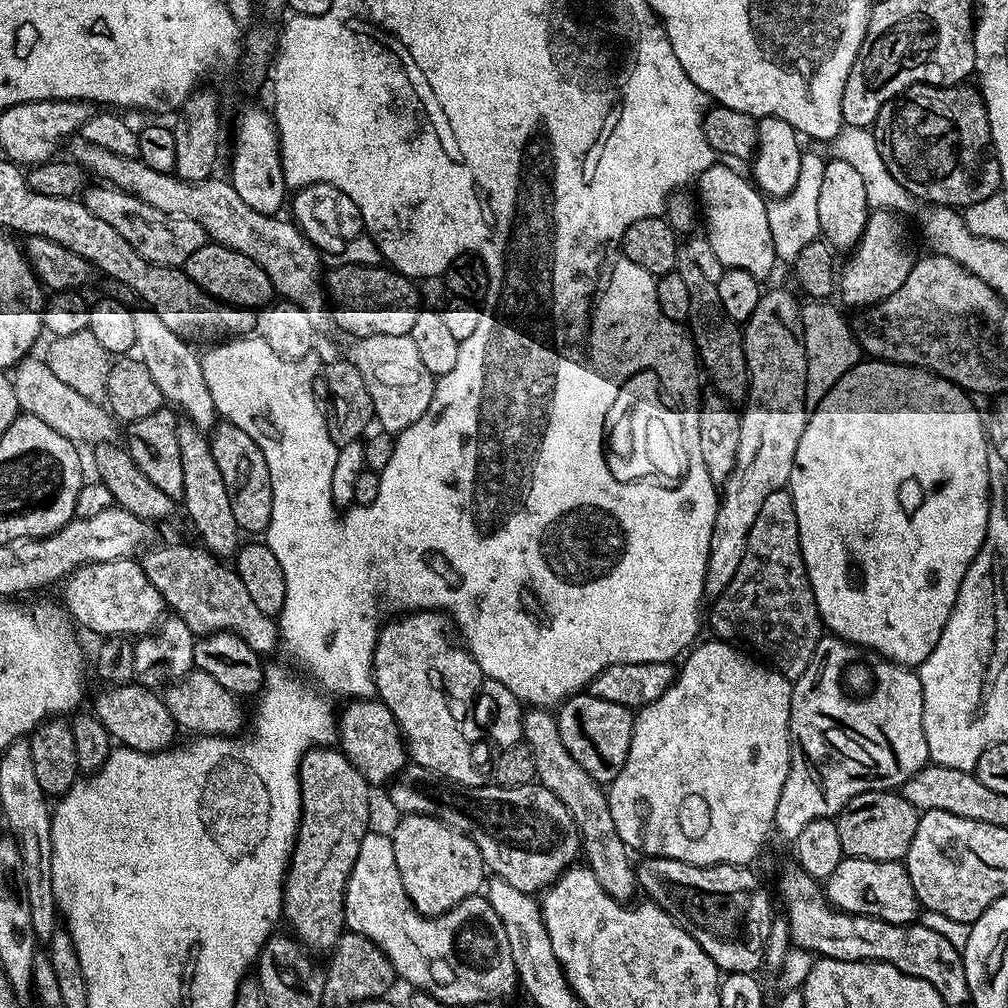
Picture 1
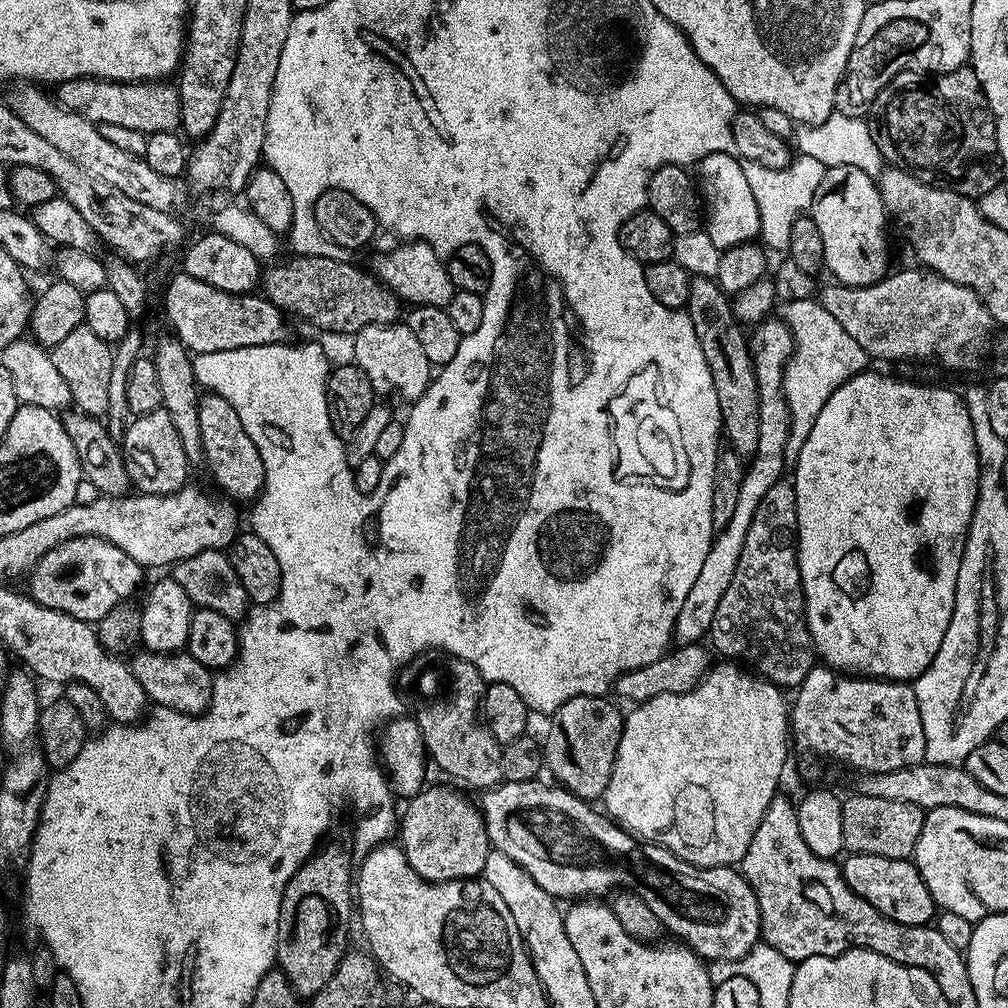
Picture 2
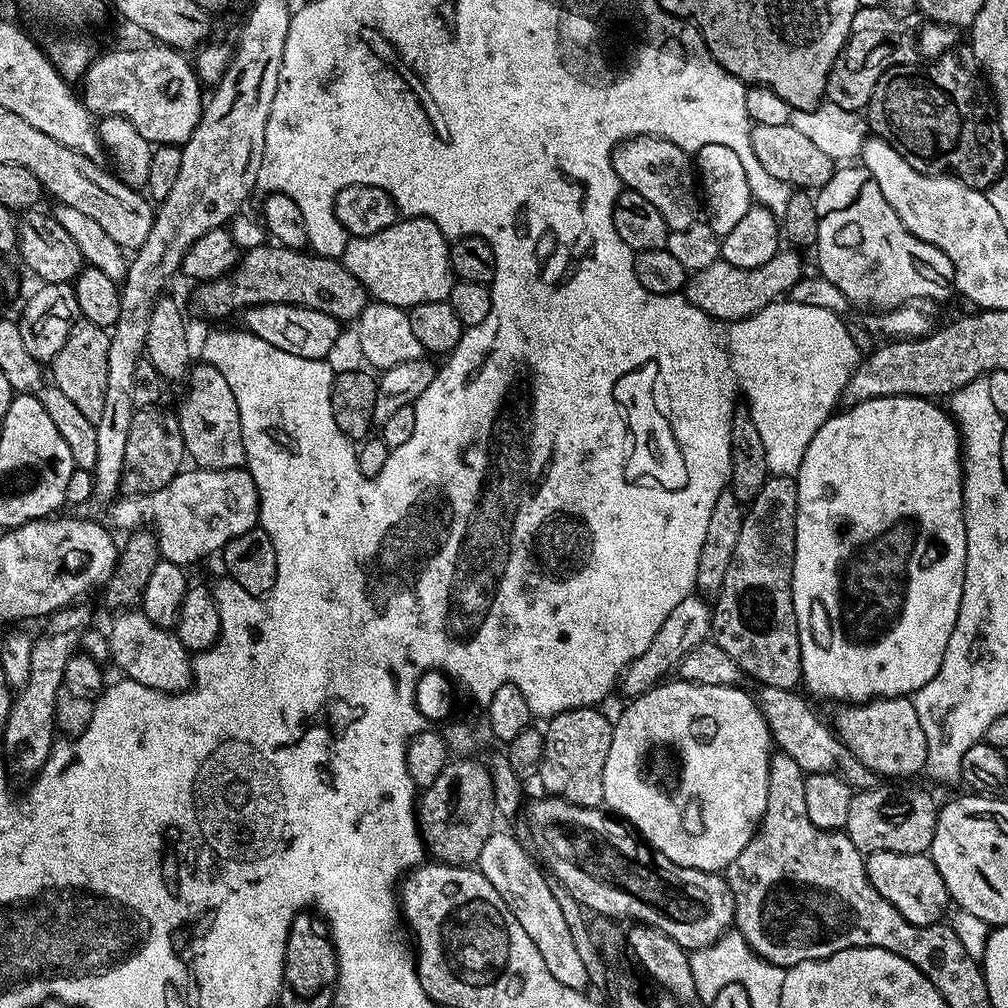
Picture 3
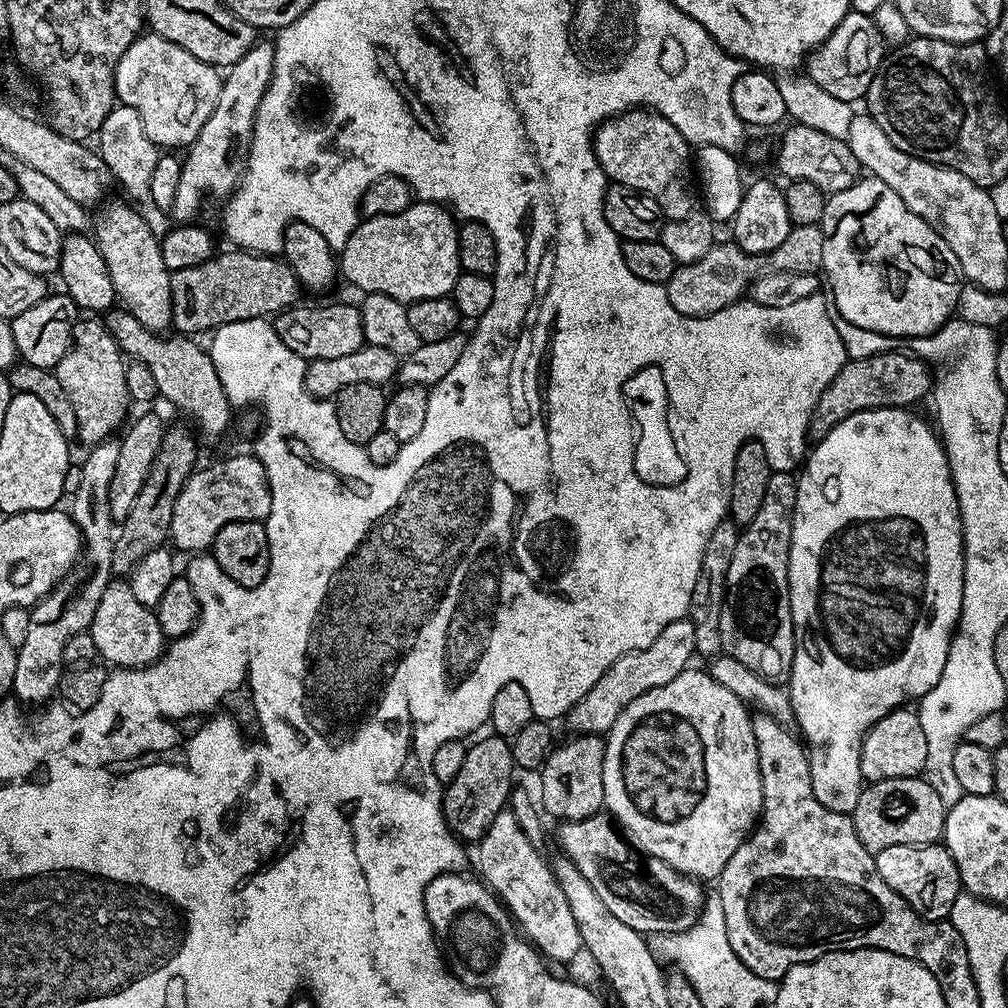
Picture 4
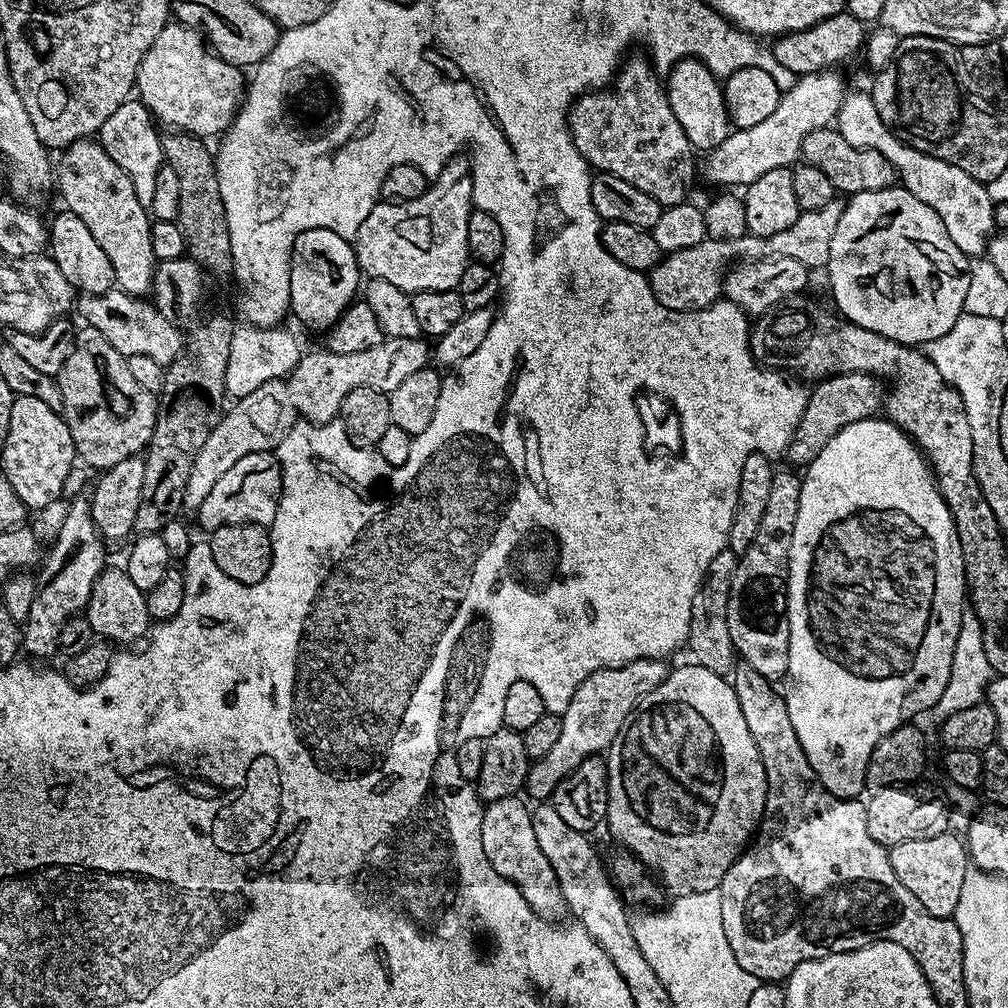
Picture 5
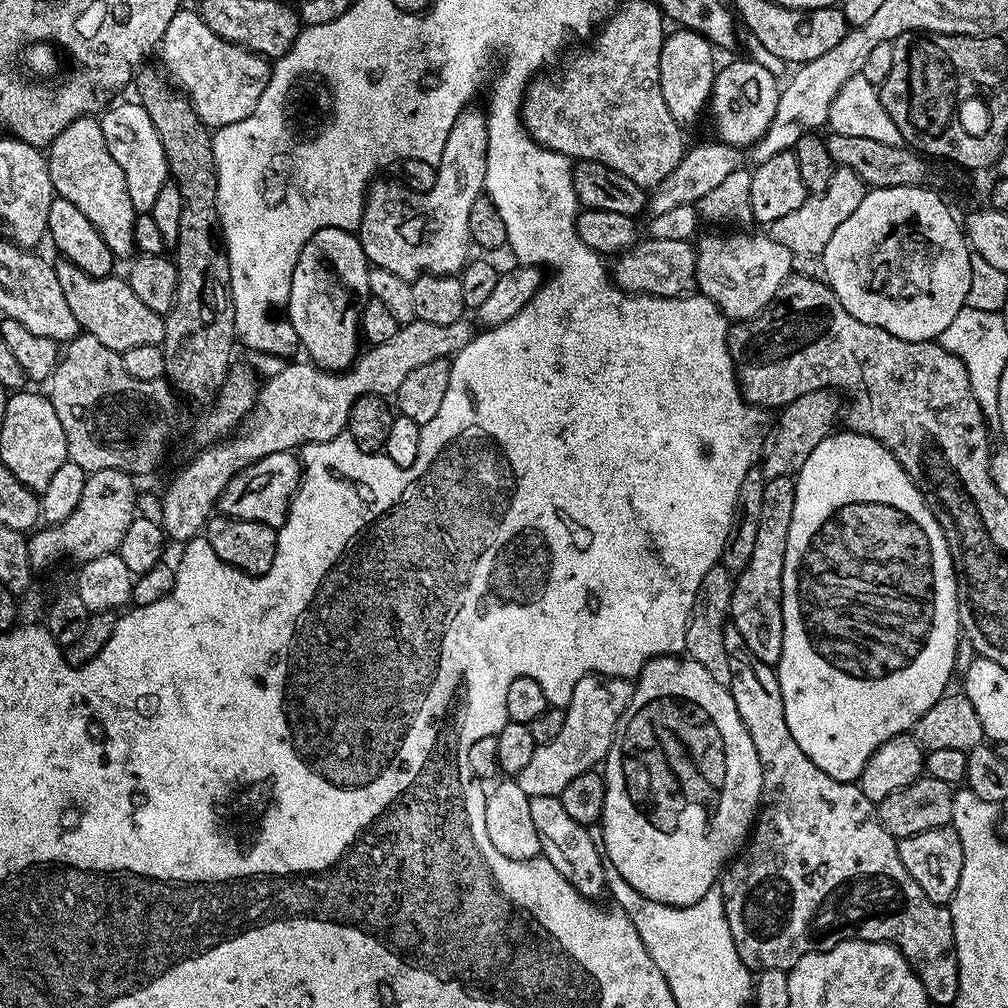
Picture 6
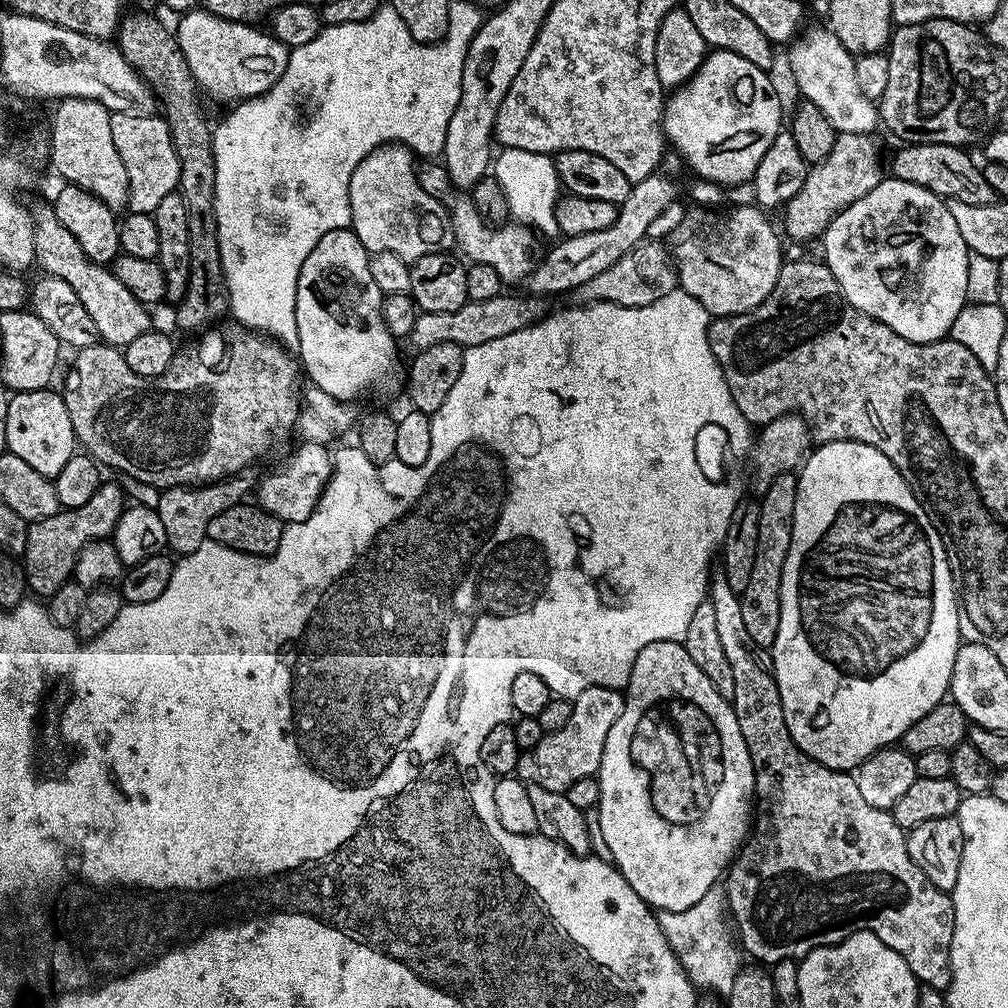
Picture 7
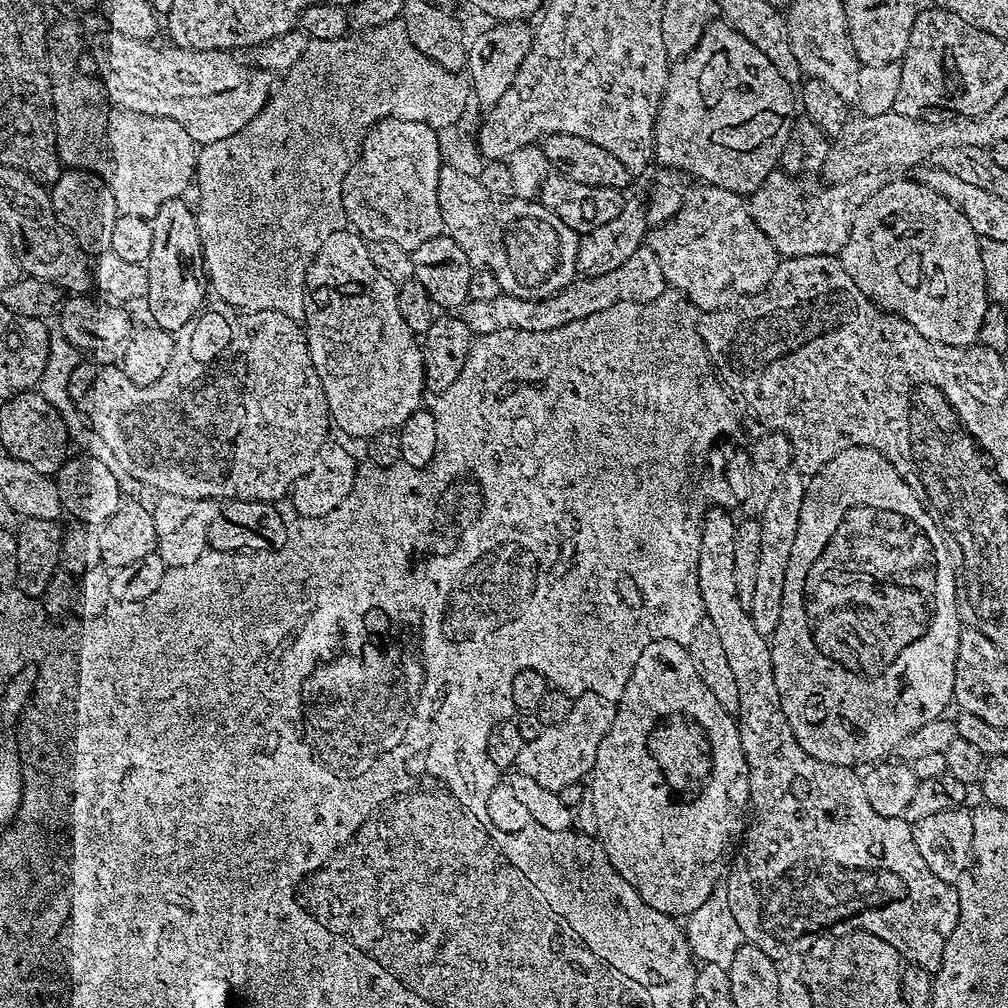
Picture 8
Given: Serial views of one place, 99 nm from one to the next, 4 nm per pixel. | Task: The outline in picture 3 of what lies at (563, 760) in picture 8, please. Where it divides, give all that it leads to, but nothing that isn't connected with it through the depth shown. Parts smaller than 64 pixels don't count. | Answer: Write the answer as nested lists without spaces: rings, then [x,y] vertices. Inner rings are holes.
[[[699,594],[682,598],[682,602],[678,602],[678,606],[674,606],[674,610],[670,610],[670,618],[666,618],[666,622],[662,622],[658,634],[654,634],[654,642],[650,642],[650,646],[646,646],[643,654],[634,658],[634,662],[630,662],[624,669],[622,688],[624,684],[624,692],[628,698],[635,698],[655,688],[667,677],[664,675],[671,668],[673,671],[679,667],[682,658],[686,658],[689,650],[694,650],[694,646],[698,646],[698,642],[709,639],[711,631],[712,608],[709,601]]]

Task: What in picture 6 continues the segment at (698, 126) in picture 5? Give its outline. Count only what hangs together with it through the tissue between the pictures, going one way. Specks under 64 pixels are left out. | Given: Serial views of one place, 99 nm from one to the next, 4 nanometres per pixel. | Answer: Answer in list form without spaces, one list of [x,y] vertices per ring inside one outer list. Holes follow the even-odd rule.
[[[688,28],[673,29],[664,39],[659,55],[659,85],[662,98],[671,117],[682,126],[689,126],[707,109],[711,101],[713,82],[716,81],[718,64],[714,62],[714,46],[704,36]]]

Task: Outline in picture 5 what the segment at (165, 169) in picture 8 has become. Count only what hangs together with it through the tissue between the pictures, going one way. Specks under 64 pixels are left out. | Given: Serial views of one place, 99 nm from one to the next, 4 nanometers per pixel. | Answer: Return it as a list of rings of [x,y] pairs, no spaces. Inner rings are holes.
[[[130,98],[122,106],[118,106],[118,110],[114,110],[114,114],[106,118],[106,122],[102,122],[98,133],[98,143],[104,147],[106,154],[110,154],[110,158],[114,158],[114,162],[118,162],[118,166],[122,166],[126,178],[130,178],[134,186],[138,202],[142,202],[142,206],[147,209],[151,209],[154,202],[158,170],[166,164],[162,136],[161,133],[156,133],[156,128],[158,129],[157,121],[148,107],[140,103],[139,99]]]

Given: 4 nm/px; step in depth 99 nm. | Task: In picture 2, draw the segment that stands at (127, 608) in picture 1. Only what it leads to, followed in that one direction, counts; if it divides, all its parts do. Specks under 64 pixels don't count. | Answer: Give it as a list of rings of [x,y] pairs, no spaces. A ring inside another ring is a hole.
[[[93,536],[74,538],[50,550],[34,567],[27,577],[26,591],[42,606],[62,610],[79,620],[95,622],[106,618],[114,606],[133,599],[146,576],[130,554],[118,550],[110,542]]]

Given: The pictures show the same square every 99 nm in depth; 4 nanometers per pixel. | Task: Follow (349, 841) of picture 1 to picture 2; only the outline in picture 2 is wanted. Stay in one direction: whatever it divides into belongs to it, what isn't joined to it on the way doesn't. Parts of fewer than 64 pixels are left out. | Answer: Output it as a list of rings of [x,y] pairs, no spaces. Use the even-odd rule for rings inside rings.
[[[326,844],[312,853],[280,894],[274,960],[301,998],[316,996],[330,982],[338,962],[350,948],[348,923],[354,920],[354,860],[352,864],[351,854],[342,845]]]

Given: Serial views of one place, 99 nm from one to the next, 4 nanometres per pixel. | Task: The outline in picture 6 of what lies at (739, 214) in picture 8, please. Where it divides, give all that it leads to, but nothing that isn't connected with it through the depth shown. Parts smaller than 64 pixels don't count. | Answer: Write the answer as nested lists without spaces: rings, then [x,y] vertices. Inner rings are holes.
[[[744,230],[729,232],[732,232],[729,236],[701,235],[695,241],[695,287],[699,295],[709,296],[729,321],[749,320],[776,297],[787,276],[793,275],[794,257],[790,250],[786,250],[786,246],[782,246],[782,242],[763,231],[753,236],[747,236],[748,232]]]

